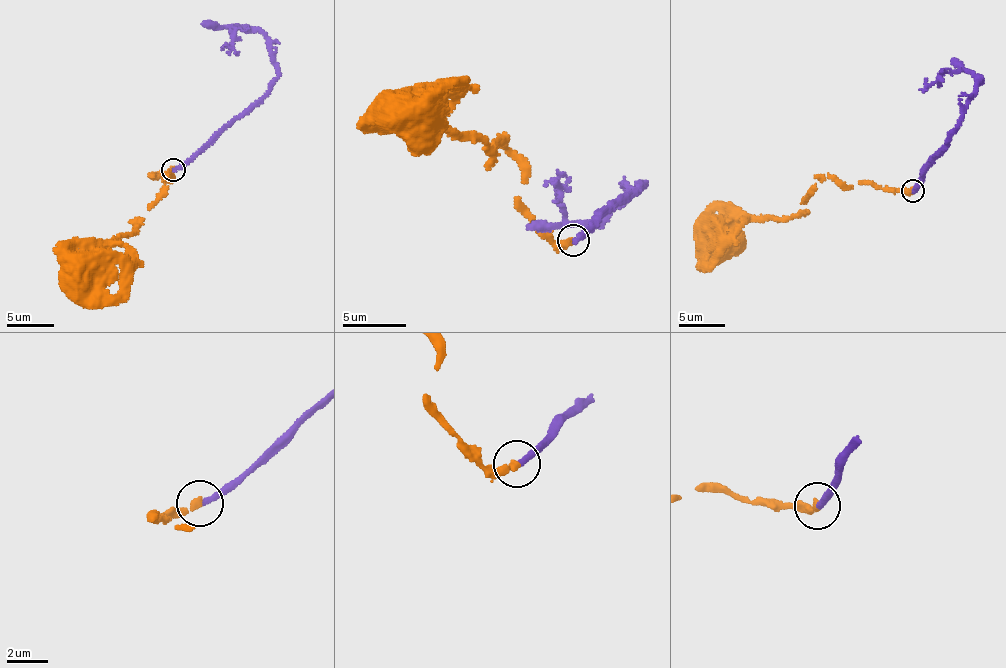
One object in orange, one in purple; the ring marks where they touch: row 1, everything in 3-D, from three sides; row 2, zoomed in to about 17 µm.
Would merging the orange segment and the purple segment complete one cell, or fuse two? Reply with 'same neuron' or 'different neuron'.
same neuron

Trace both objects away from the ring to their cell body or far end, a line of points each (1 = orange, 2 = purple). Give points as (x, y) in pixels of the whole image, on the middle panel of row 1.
1: (573, 239), (553, 242), (520, 201), (523, 166), (502, 140), (490, 147), (429, 125), (428, 99), (420, 113)
2: (573, 239), (585, 234), (606, 212), (628, 201), (643, 183), (599, 220), (569, 222), (557, 196), (557, 170)

